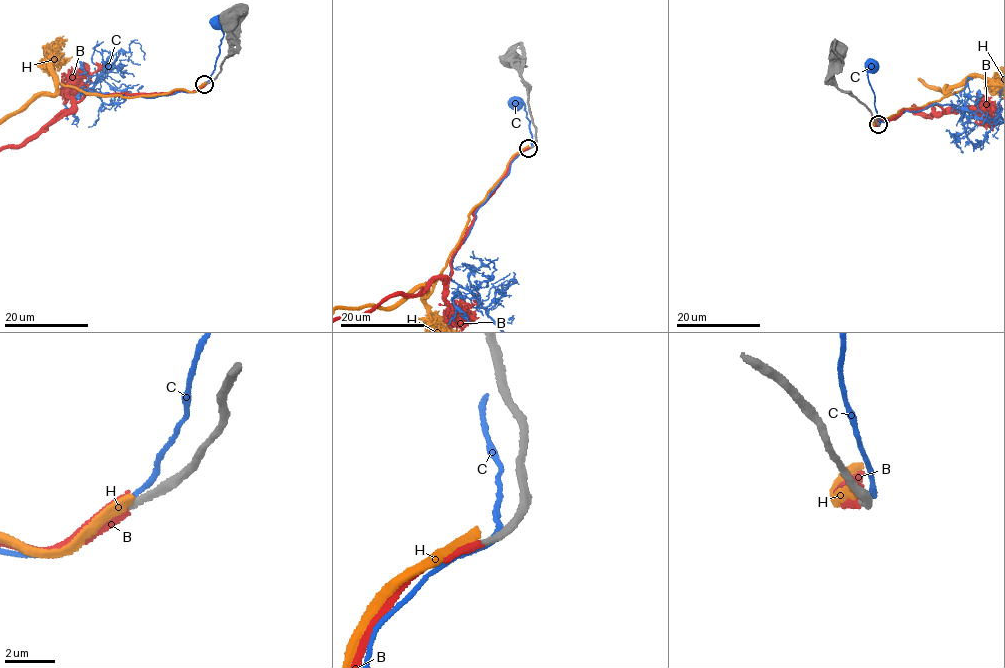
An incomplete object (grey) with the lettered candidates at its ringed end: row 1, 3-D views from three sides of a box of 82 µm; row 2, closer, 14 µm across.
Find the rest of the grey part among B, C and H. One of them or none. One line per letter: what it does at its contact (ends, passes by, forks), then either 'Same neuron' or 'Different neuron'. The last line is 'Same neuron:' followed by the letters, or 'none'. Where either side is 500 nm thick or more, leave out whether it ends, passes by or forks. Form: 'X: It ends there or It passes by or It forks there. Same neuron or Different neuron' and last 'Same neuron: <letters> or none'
B: It ends there. Different neuron
C: It passes by. Different neuron
H: It ends there. Different neuron
Same neuron: none

